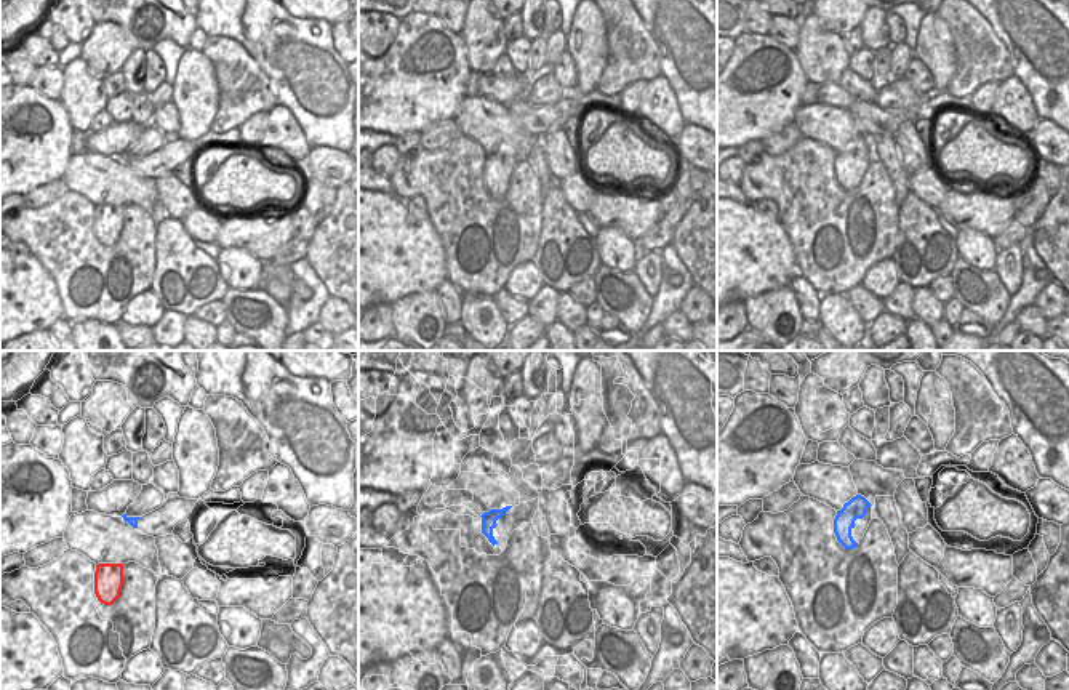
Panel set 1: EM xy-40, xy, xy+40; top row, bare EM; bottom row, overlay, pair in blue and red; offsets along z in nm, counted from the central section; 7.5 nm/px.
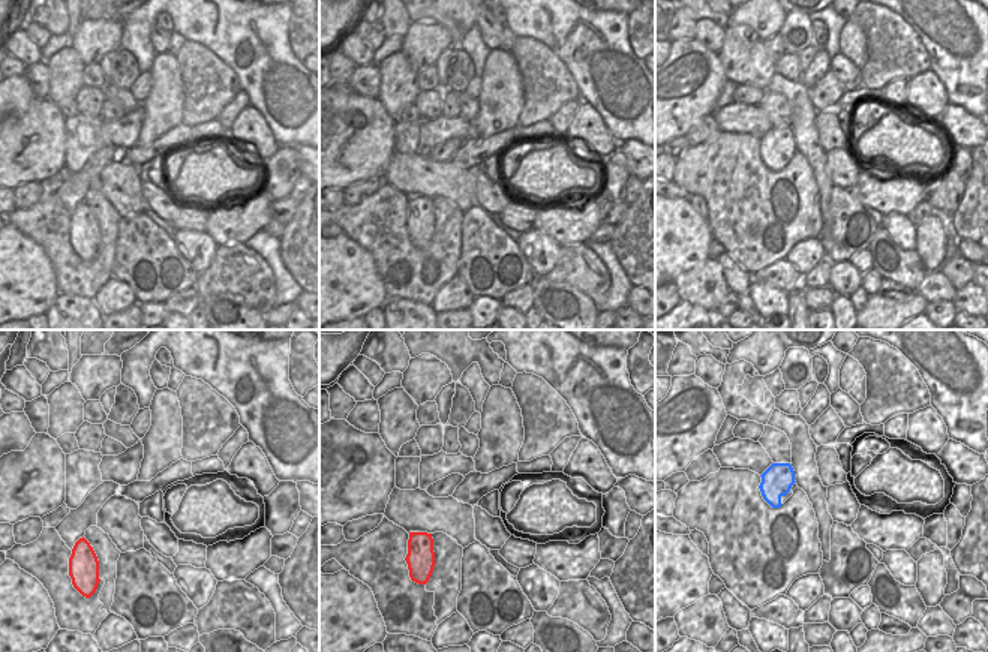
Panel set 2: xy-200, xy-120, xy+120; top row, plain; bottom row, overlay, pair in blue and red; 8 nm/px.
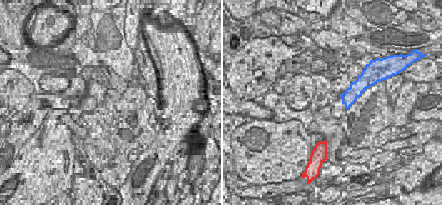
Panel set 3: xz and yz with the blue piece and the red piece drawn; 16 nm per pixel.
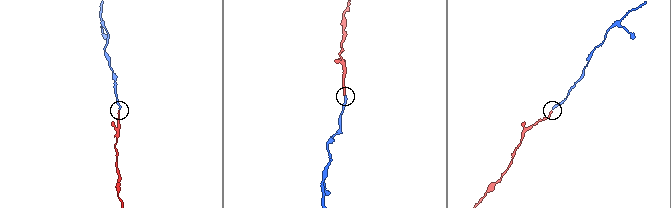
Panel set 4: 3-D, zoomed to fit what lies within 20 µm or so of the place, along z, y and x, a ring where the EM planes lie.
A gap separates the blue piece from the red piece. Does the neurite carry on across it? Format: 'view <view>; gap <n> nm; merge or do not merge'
view xy-40; gap 280 nm; merge

